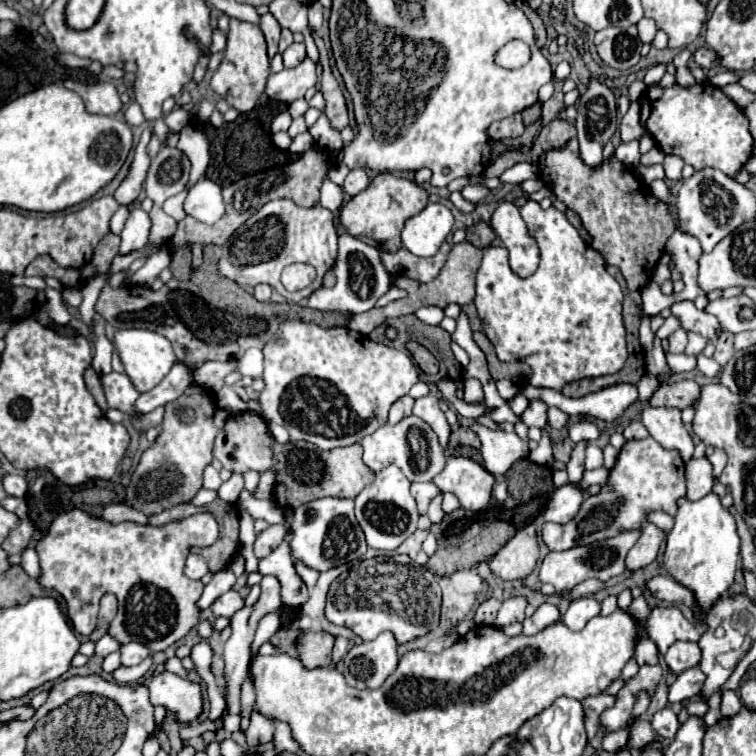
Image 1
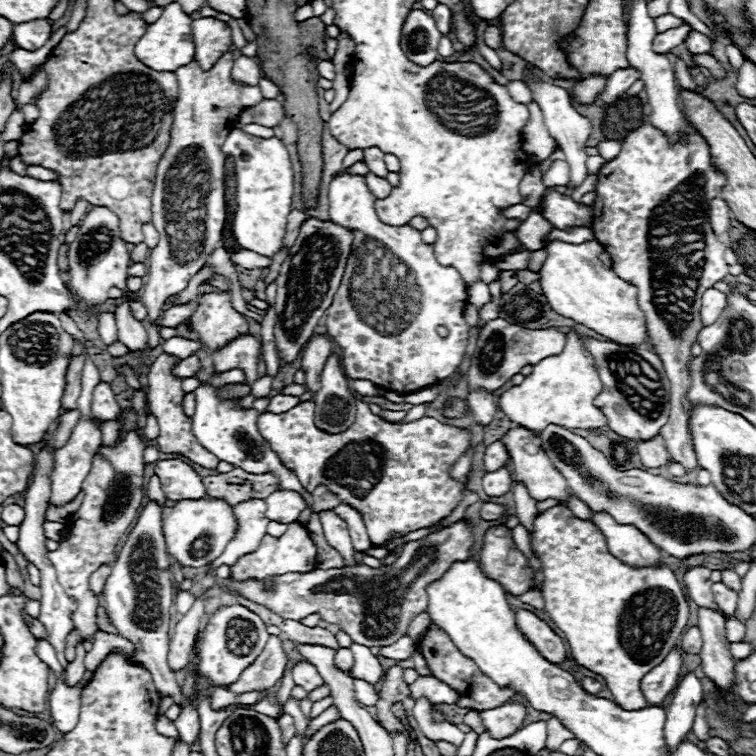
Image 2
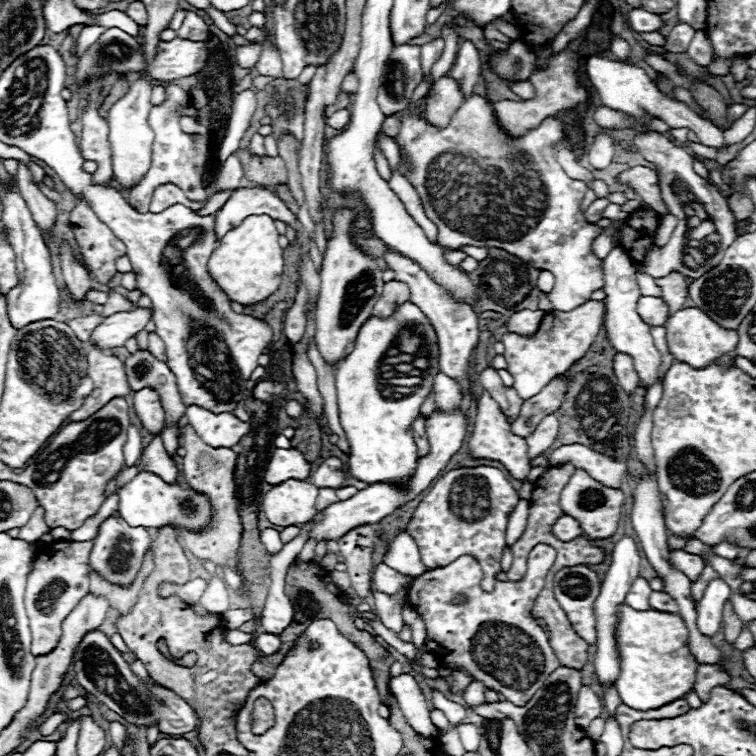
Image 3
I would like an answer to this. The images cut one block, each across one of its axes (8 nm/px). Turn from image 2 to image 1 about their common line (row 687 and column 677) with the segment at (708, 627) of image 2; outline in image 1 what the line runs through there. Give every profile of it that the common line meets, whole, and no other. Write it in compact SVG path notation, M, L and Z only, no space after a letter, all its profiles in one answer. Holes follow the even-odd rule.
M664 708L664 710L658 710L652 718L652 728L658 736L662 738L674 738L678 728L680 728L680 722L678 722L678 716L670 710L670 708Z

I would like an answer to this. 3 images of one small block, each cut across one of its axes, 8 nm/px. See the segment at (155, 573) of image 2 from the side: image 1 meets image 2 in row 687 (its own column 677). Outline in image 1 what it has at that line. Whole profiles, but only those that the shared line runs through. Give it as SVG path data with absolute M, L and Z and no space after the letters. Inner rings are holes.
M666 154L664 162L664 172L666 172L666 178L670 180L680 180L682 178L682 168L684 168L684 160L680 156L674 156L674 154Z

